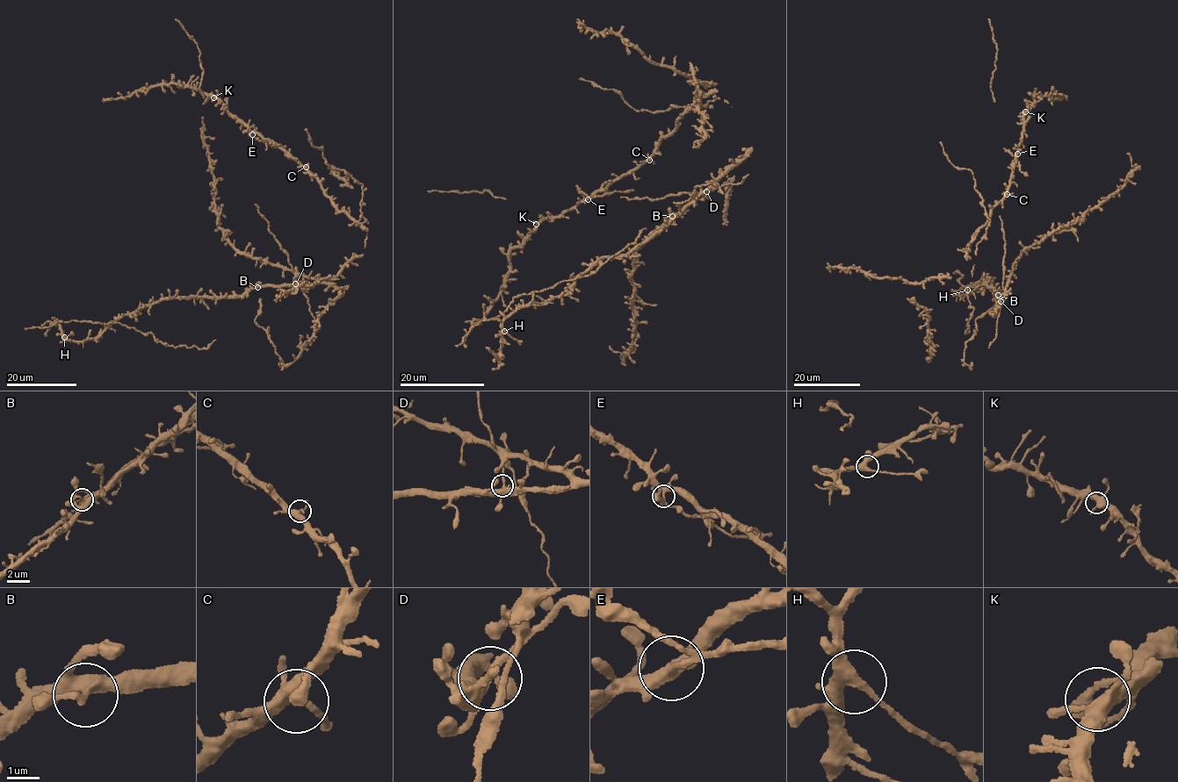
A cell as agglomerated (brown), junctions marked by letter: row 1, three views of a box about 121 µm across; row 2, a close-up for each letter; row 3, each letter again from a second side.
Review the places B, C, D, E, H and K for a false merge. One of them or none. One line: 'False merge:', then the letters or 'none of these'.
False merge: E

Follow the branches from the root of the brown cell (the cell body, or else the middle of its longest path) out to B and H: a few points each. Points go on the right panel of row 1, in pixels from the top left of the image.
B: (995, 308), (1000, 296), (998, 295)
H: (995, 308), (1000, 296), (995, 297), (995, 290), (986, 282), (986, 286), (957, 295), (967, 290)

